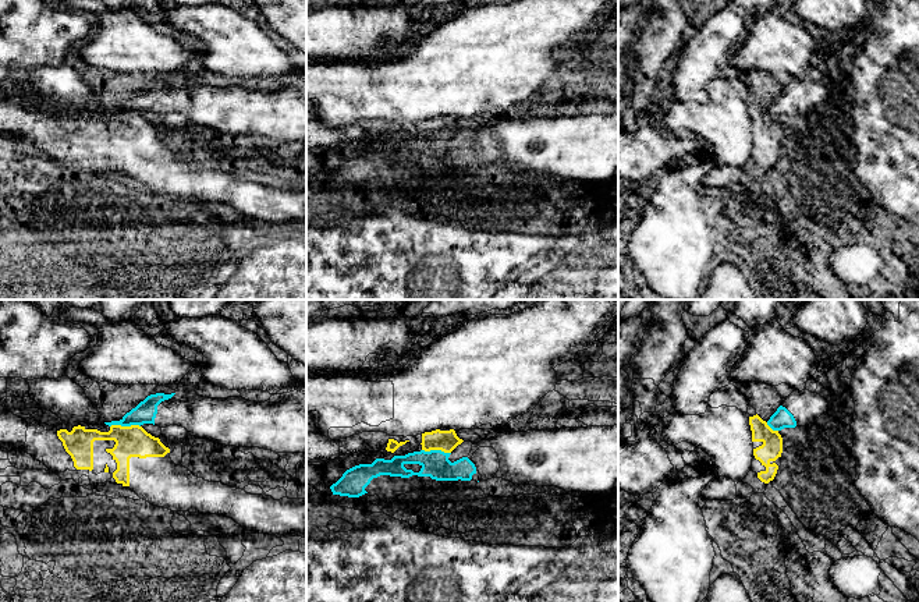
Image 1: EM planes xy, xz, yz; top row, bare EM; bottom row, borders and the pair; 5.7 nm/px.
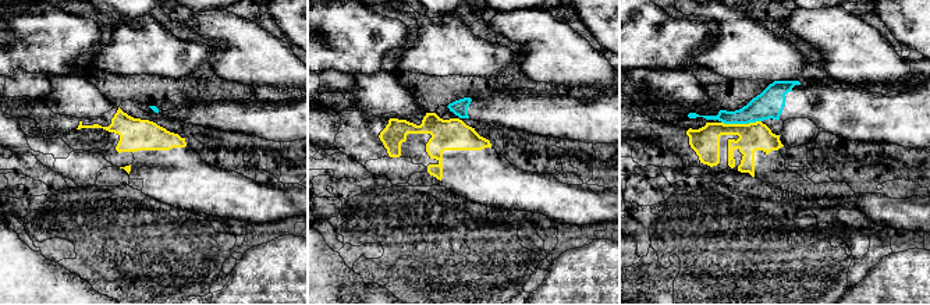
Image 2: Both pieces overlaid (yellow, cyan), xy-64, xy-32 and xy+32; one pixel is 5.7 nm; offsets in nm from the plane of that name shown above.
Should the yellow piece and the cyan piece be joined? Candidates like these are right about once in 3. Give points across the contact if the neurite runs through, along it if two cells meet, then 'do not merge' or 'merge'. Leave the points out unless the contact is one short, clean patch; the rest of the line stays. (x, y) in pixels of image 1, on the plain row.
border along xy (139, 113), (110, 114); do not merge

